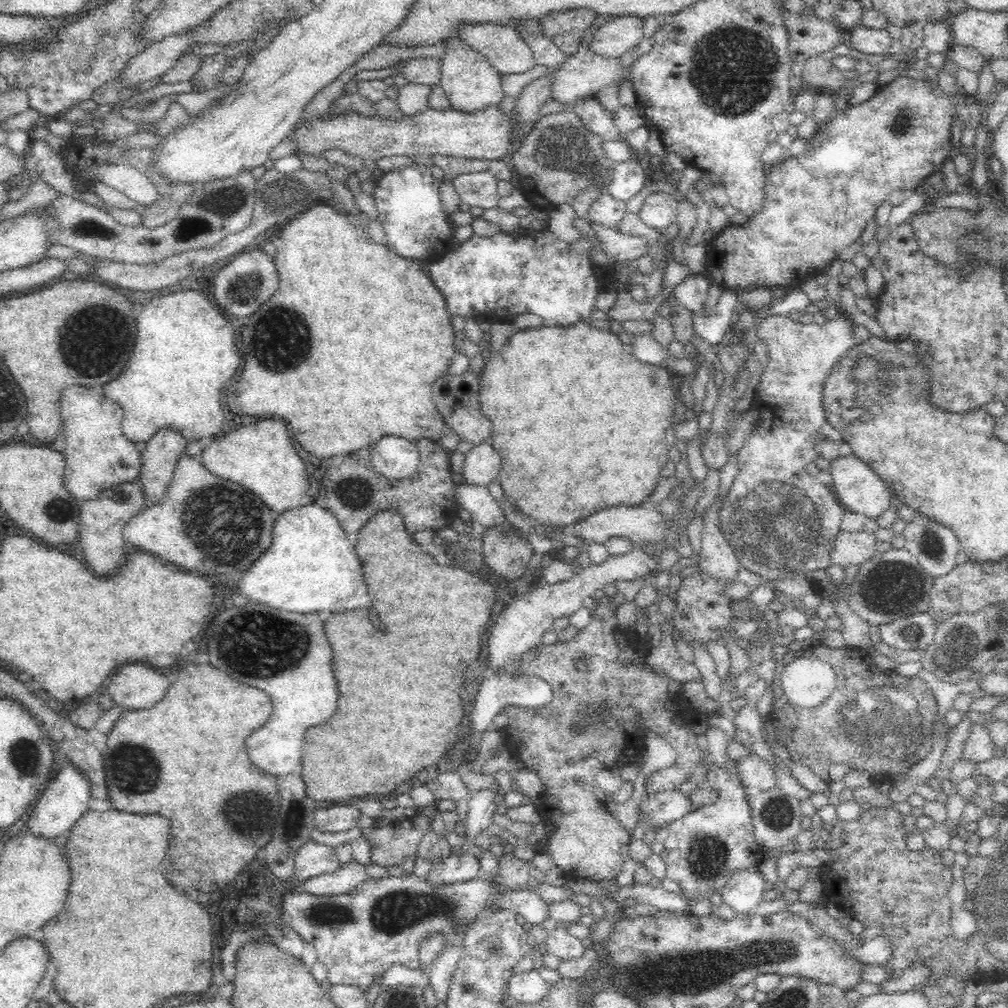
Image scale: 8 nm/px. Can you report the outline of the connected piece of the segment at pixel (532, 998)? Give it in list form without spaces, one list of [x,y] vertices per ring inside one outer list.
[[[538,970],[513,973],[508,980],[508,995],[518,1003],[533,1003],[544,996],[548,983]]]

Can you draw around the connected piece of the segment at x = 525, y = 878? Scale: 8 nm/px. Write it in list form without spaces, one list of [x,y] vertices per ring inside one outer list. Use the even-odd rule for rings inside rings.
[[[515,856],[499,857],[500,876],[492,878],[502,889],[522,890],[530,889],[533,878],[536,877],[532,862],[522,861]]]

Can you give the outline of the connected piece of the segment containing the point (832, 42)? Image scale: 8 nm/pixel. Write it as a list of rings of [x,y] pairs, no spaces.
[[[784,9],[784,23],[788,29],[789,54],[796,62],[806,62],[812,56],[834,50],[840,44],[849,43],[848,30],[834,22],[826,21],[813,12],[794,15]]]

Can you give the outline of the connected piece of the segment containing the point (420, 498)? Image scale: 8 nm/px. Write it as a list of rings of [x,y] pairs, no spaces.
[[[421,438],[416,445],[419,450],[419,461],[414,474],[406,478],[386,478],[380,471],[376,471],[370,454],[374,444],[350,451],[340,466],[330,466],[322,476],[320,496],[324,498],[326,508],[340,521],[352,544],[358,542],[360,528],[364,528],[374,514],[384,510],[397,510],[404,519],[406,530],[412,535],[428,528],[437,531],[448,527],[451,521],[461,514],[455,501],[456,484],[450,476],[451,451],[436,439]]]

